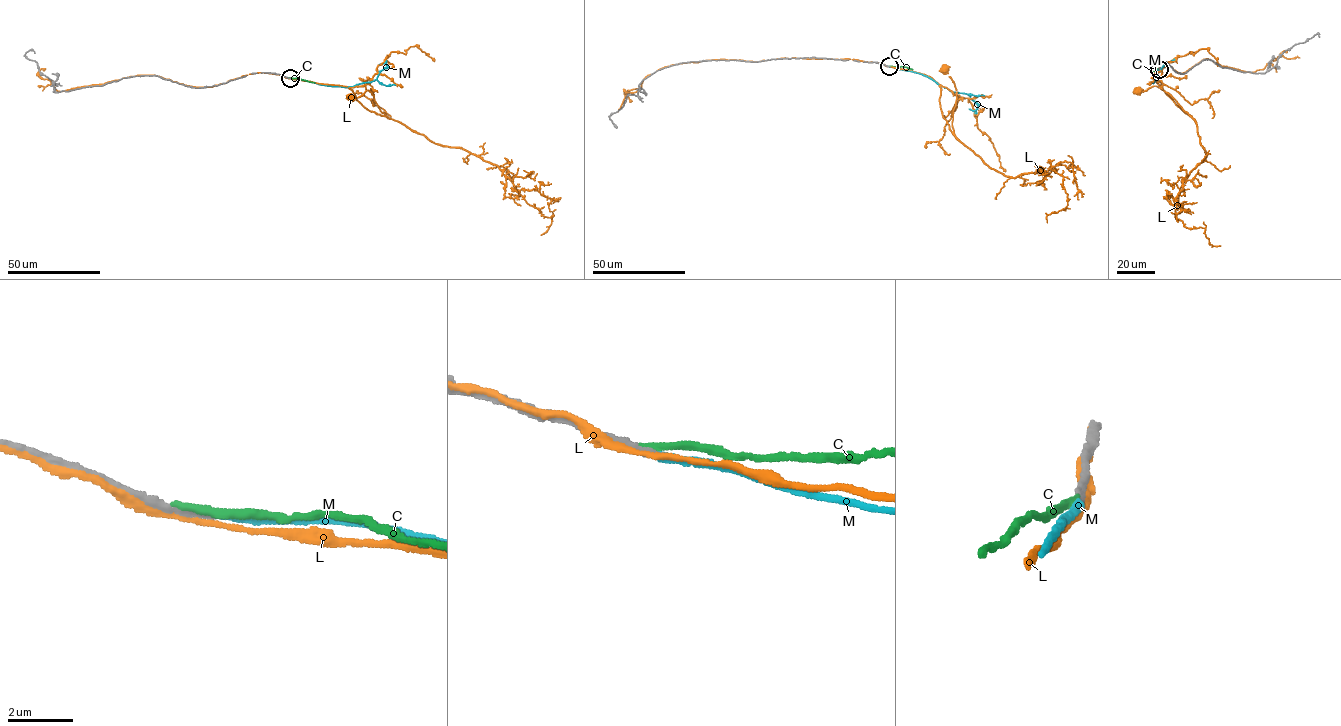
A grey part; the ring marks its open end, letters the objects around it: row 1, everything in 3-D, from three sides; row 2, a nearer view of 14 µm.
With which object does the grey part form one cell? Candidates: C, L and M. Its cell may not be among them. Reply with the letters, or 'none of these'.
none of these

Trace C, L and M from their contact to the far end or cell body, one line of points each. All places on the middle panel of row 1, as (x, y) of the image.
C: (888, 66), (912, 69)
L: (886, 66), (924, 74), (937, 82), (941, 89), (940, 109), (953, 134), (956, 88), (944, 69)
M: (889, 66), (926, 75), (950, 91), (969, 95), (978, 105), (974, 110), (969, 109)

